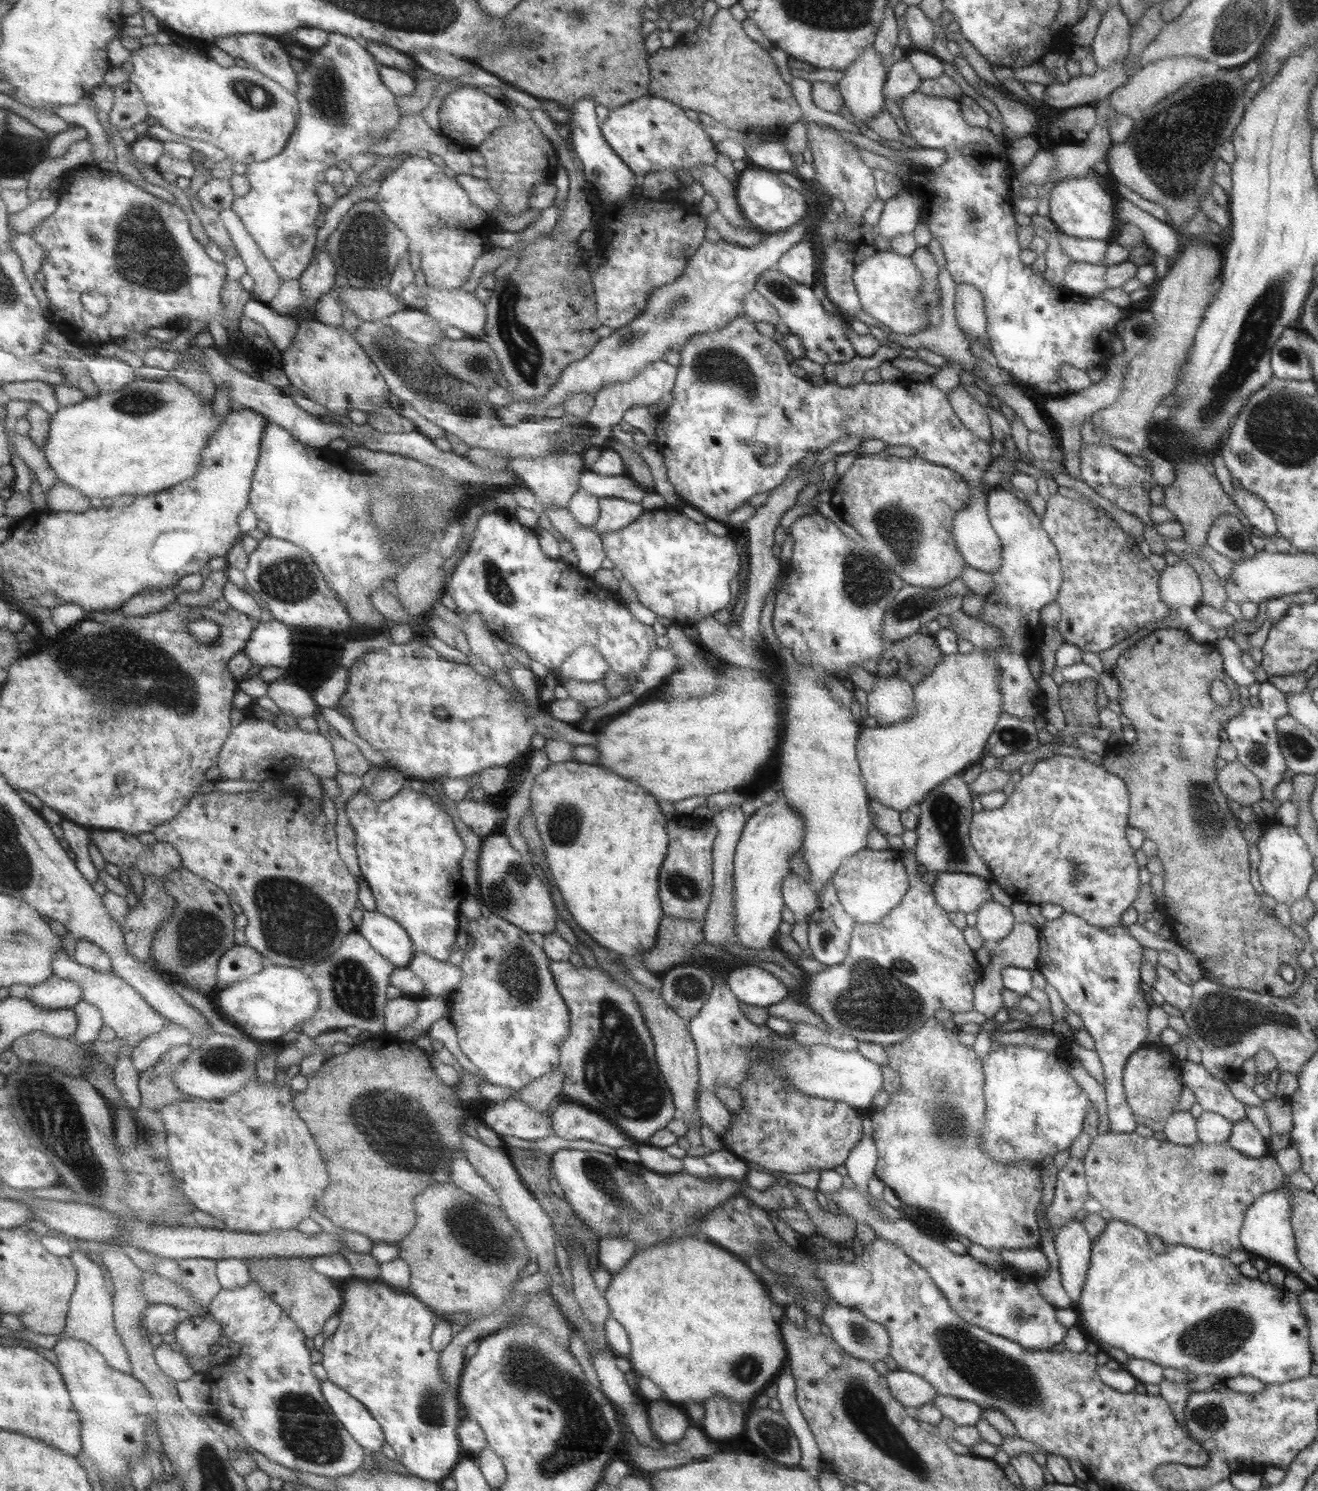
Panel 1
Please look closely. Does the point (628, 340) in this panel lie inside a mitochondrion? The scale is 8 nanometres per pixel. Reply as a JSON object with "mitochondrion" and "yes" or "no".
{"mitochondrion":"yes"}

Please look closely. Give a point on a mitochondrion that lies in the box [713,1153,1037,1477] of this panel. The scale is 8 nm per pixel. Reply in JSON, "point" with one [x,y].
{"point":[776,1434]}

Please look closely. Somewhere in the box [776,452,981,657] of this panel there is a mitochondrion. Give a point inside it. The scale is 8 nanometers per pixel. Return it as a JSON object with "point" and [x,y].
{"point":[865,584]}

